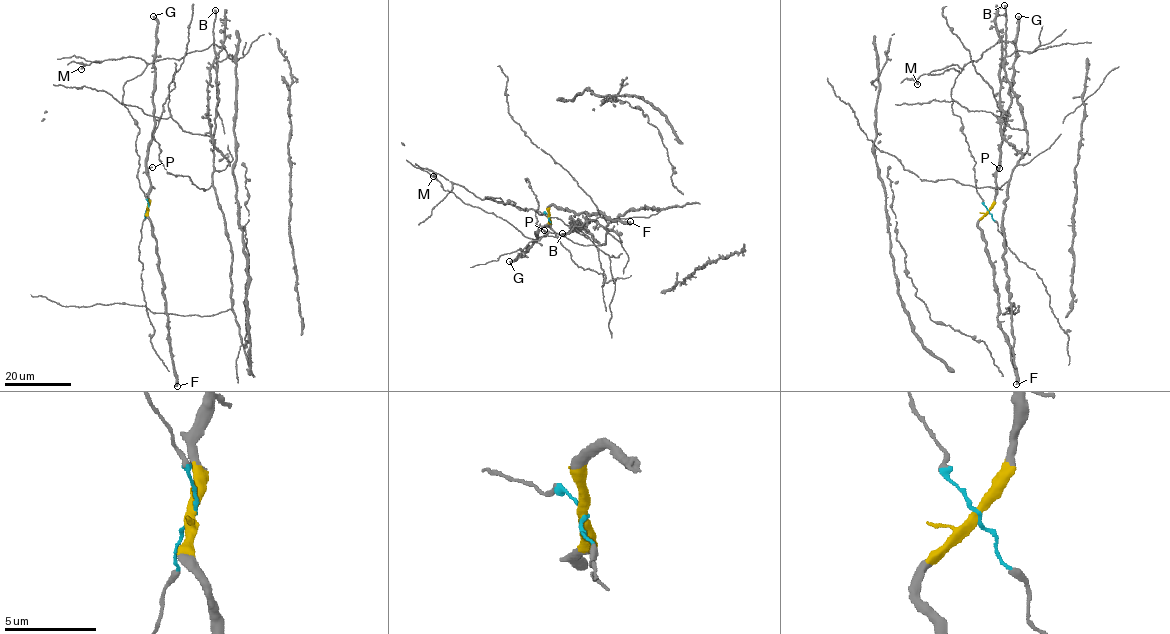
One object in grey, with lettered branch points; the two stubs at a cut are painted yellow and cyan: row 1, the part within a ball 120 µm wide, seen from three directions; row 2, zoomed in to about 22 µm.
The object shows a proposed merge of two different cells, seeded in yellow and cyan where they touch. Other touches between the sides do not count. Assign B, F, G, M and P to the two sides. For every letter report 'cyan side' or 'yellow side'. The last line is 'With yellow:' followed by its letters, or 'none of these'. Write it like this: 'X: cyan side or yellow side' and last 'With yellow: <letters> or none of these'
B: cyan side
F: yellow side
G: yellow side
M: cyan side
P: yellow side
With yellow: F, G, P

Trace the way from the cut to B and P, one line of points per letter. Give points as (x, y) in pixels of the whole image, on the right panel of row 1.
B: (989, 211), (951, 89), (999, 40), (1016, 49), (1006, 56), (1004, 5)
P: (988, 211), (995, 195), (996, 171), (1000, 168)

